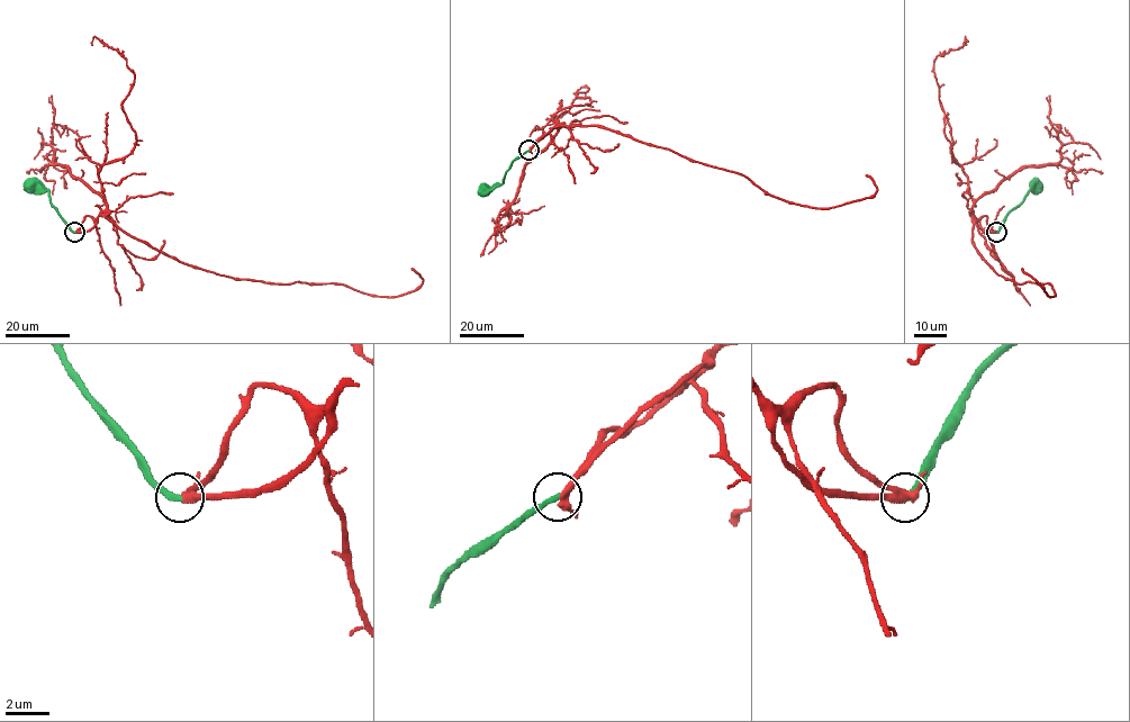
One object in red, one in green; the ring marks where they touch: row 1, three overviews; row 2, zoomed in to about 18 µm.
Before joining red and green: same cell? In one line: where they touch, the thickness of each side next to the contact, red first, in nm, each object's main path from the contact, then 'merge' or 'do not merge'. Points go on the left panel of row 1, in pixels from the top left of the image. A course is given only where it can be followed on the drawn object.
place (74, 232); calibres 360 and 280 nm; course red (74, 232), (87, 232), (100, 216), (207, 271), (381, 296), (415, 290), (423, 279), (412, 268); course green (74, 232), (50, 200), (48, 191), (30, 187); merge

